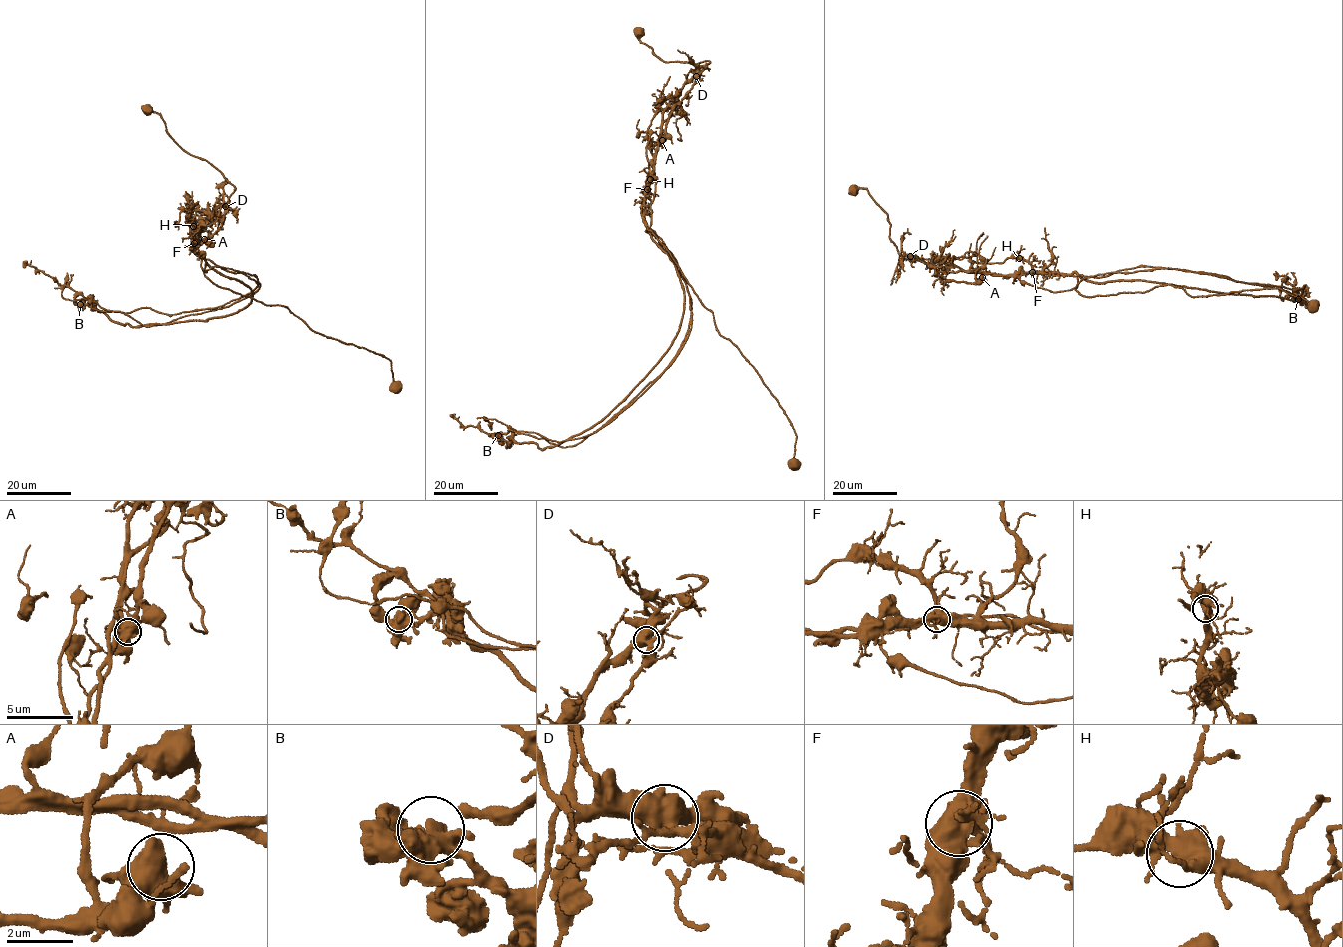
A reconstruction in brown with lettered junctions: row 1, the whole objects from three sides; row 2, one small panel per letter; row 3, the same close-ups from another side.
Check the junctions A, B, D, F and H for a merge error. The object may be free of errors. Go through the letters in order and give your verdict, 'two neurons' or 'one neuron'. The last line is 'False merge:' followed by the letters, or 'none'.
A: one neuron
B: one neuron
D: one neuron
F: two neurons
H: one neuron
False merge: F

